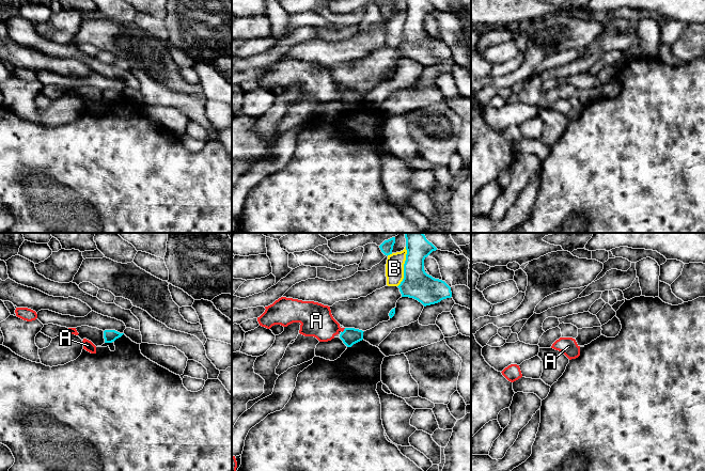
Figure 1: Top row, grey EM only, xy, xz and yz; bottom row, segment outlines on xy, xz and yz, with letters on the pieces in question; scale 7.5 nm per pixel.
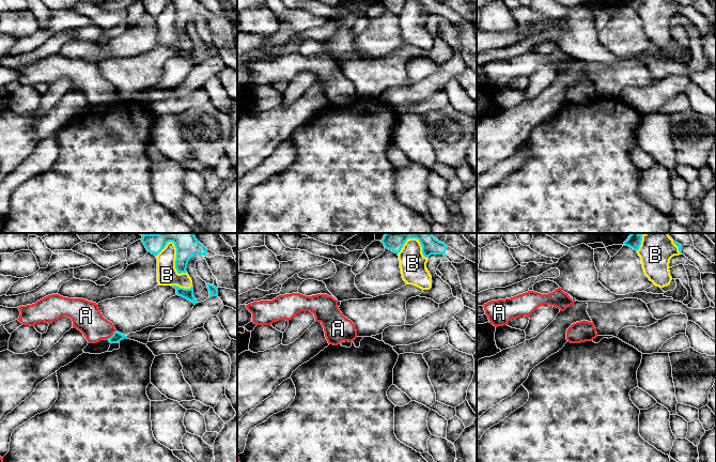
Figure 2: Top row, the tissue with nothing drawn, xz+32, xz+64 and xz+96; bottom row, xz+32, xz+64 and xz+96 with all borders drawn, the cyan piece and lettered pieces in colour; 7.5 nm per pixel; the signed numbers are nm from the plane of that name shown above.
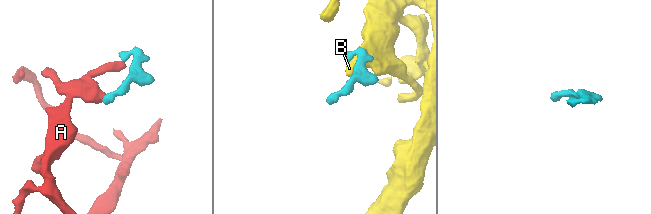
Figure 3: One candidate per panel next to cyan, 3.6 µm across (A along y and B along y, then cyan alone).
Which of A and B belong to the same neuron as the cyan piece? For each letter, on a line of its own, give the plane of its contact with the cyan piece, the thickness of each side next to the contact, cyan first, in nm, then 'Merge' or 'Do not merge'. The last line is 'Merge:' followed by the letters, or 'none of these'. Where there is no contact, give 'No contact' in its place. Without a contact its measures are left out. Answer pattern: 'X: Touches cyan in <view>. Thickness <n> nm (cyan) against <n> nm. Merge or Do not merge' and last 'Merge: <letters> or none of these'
A: Touches cyan in xz. Thickness 130 nm (cyan) against 240 nm. Do not merge
B: Touches cyan in xz. Thickness 220 nm (cyan) against 140 nm. Do not merge
Merge: none of these

